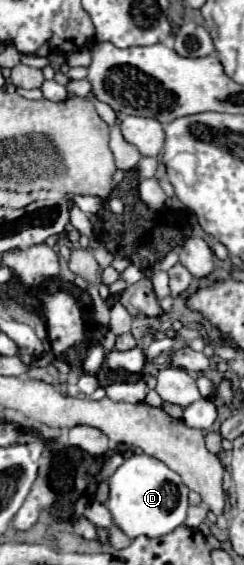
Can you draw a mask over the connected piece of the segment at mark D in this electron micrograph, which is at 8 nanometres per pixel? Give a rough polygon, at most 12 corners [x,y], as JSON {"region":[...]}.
{"region":[[134,454],[108,480],[114,524],[132,540],[186,520],[174,470]]}

